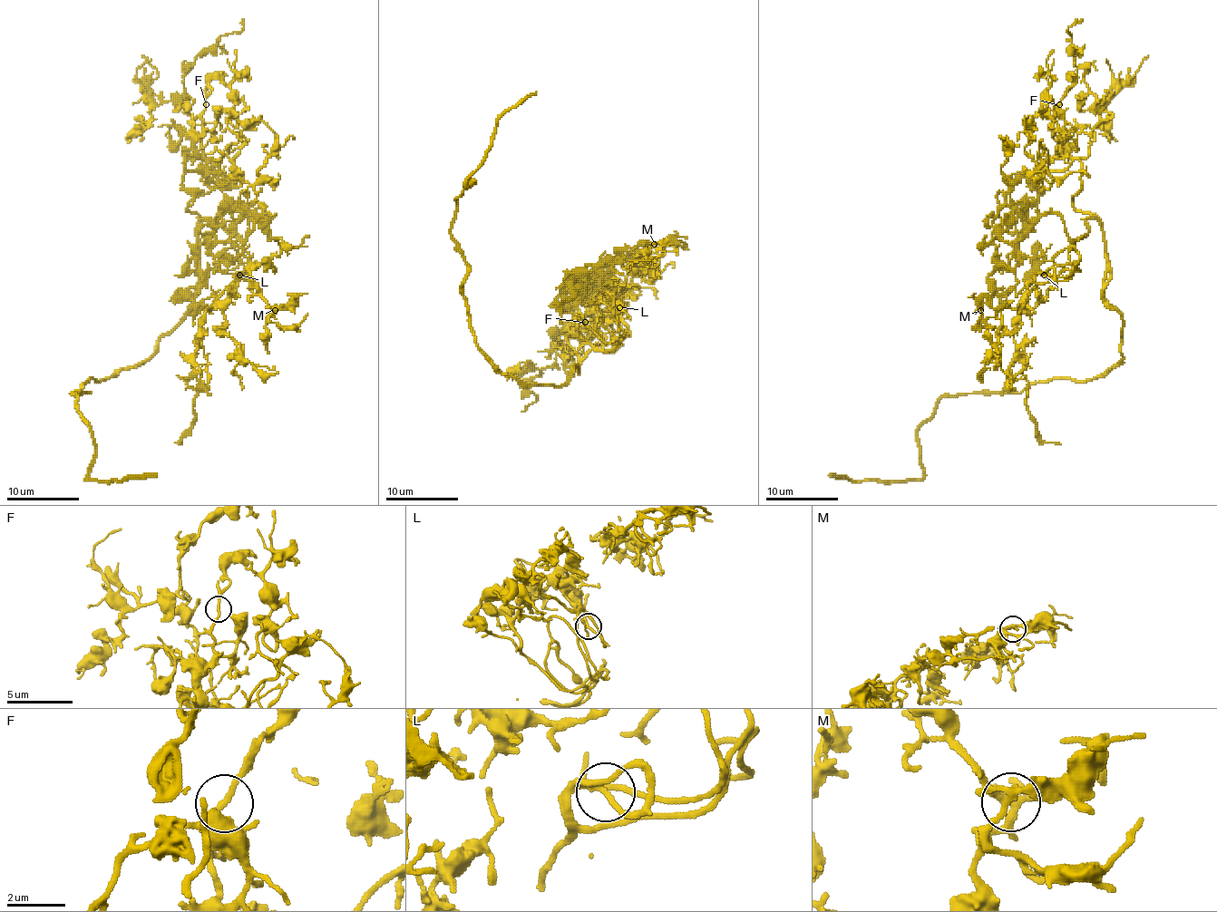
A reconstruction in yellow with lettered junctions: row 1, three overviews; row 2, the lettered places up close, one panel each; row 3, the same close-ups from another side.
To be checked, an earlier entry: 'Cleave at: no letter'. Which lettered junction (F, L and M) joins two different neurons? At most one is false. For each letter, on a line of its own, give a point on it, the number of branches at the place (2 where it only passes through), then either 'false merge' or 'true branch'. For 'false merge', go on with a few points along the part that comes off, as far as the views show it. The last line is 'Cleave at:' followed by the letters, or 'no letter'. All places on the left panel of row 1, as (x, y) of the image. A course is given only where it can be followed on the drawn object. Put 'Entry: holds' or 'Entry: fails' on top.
Entry: holds
F: (206, 104) | 3 | true branch
L: (239, 275) | 3 | true branch
M: (275, 310) | 3 | true branch
Cleave at: no letter

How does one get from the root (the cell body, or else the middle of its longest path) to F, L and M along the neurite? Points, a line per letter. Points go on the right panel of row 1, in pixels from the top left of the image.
F: (1108, 301), (1103, 292), (1103, 226), (1074, 206), (1083, 164), (1070, 159), (1054, 137), (1059, 104)
L: (1108, 301), (1106, 240), (1095, 218), (1086, 220), (1086, 235), (1039, 266), (1065, 279), (1036, 281), (1045, 276)
M: (1108, 301), (1103, 226), (1088, 218), (1072, 238), (1059, 215), (1028, 220), (1001, 191), (980, 310)

